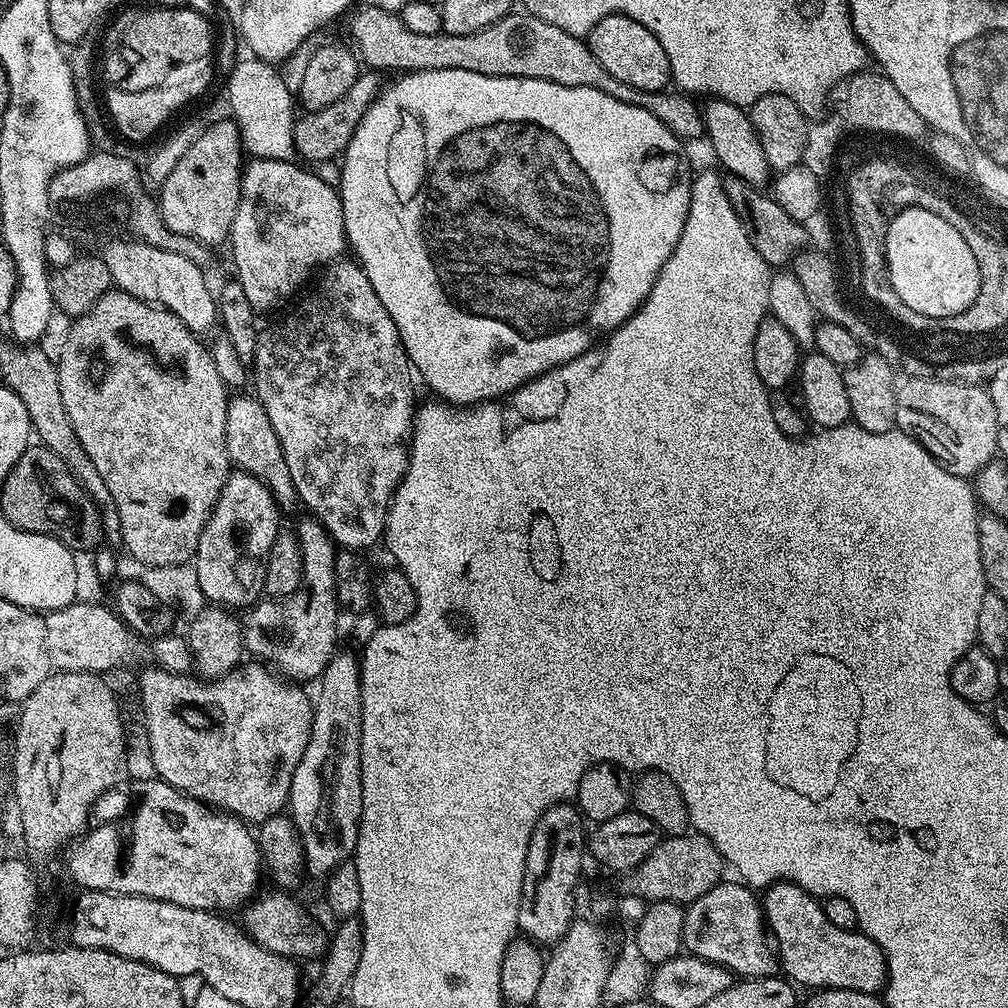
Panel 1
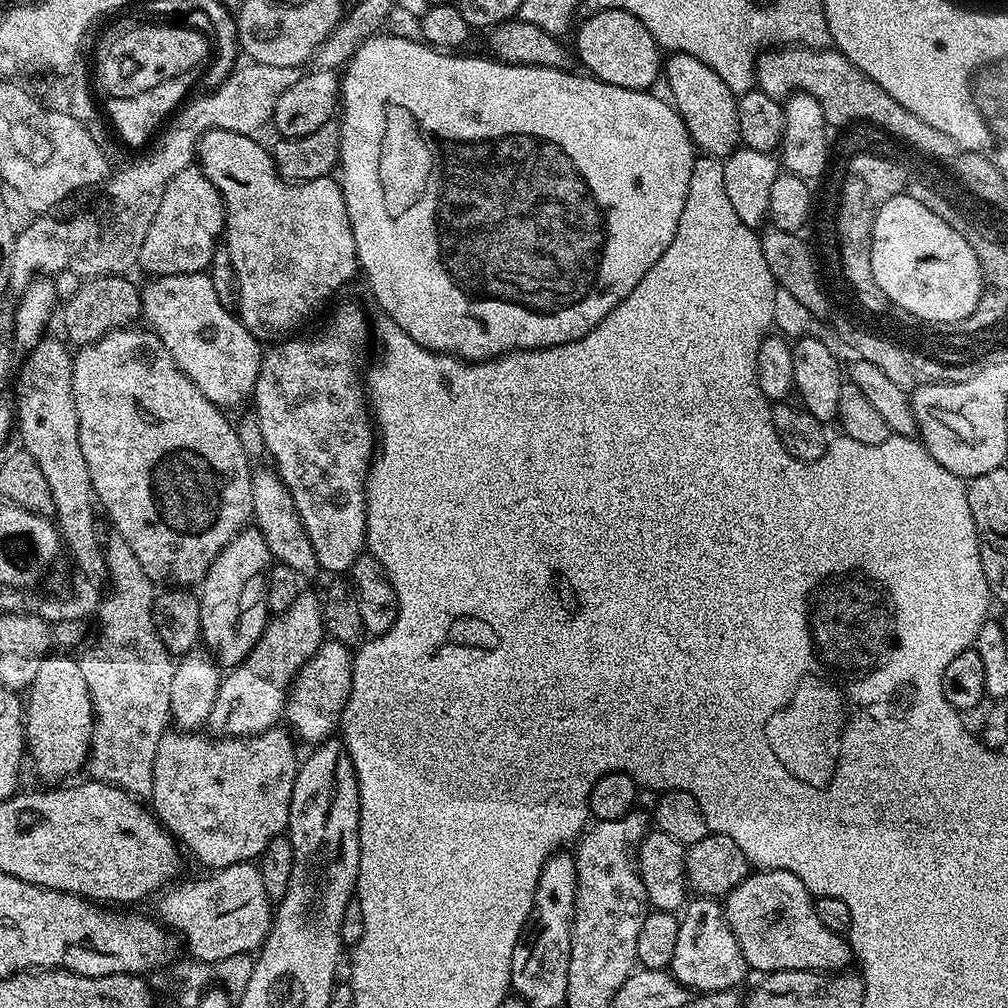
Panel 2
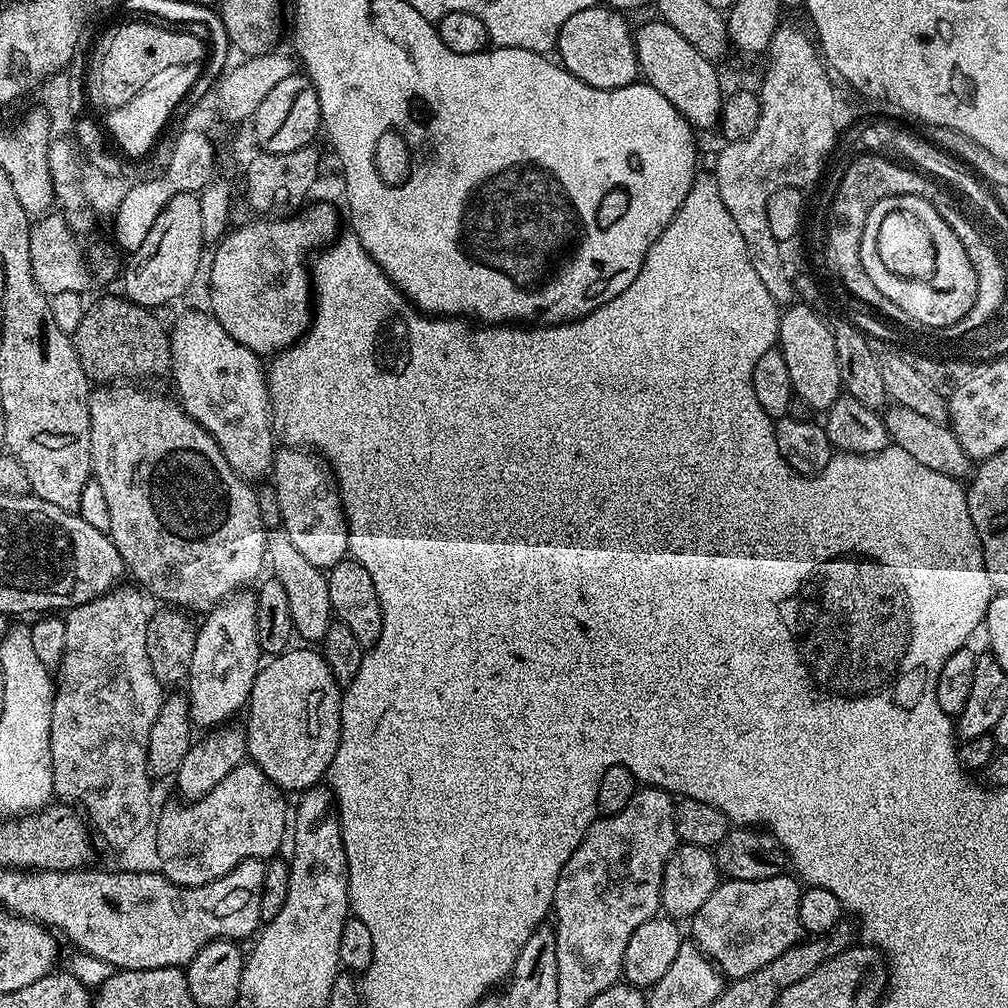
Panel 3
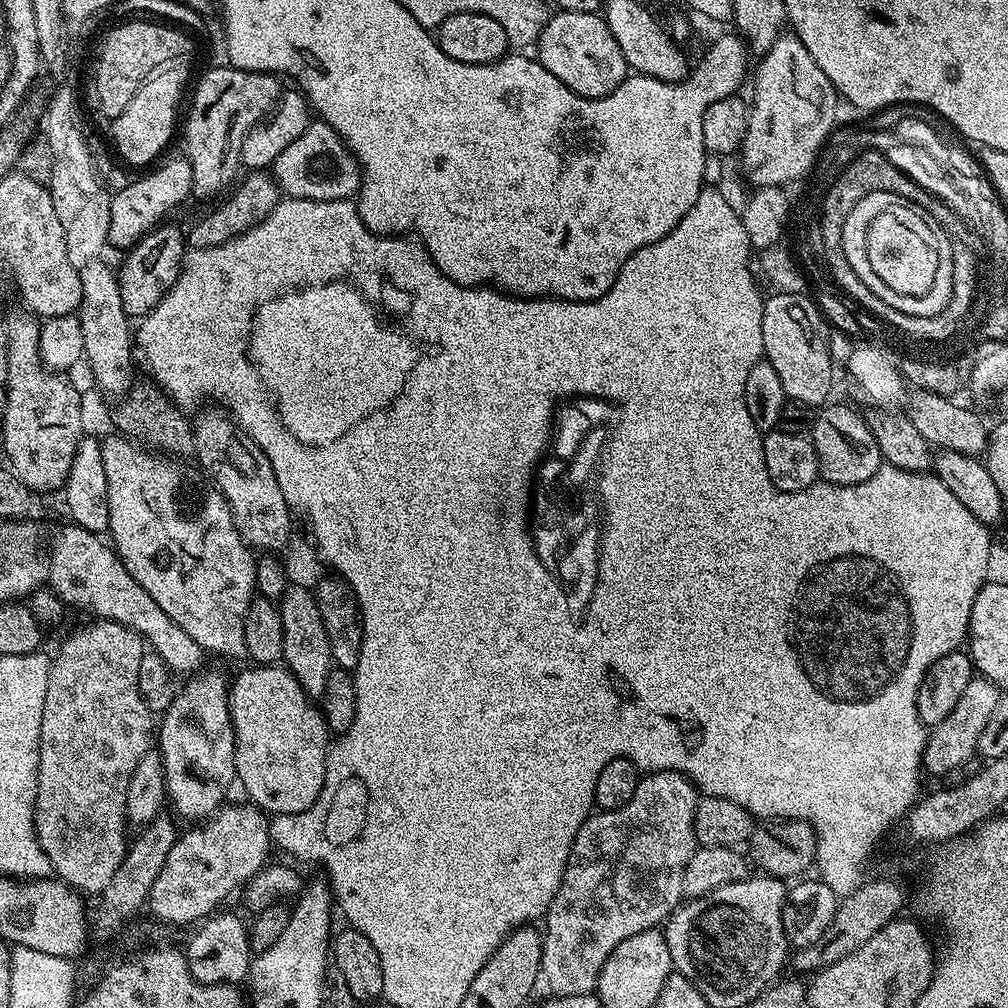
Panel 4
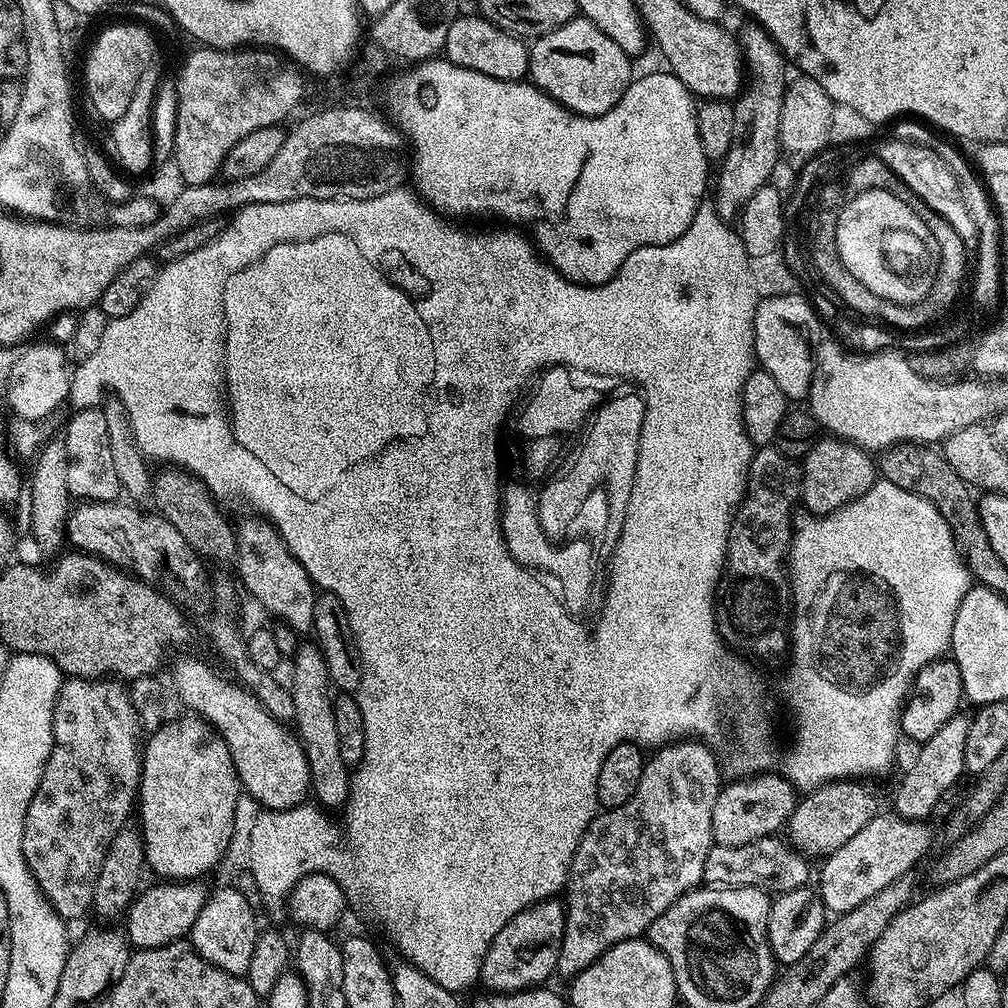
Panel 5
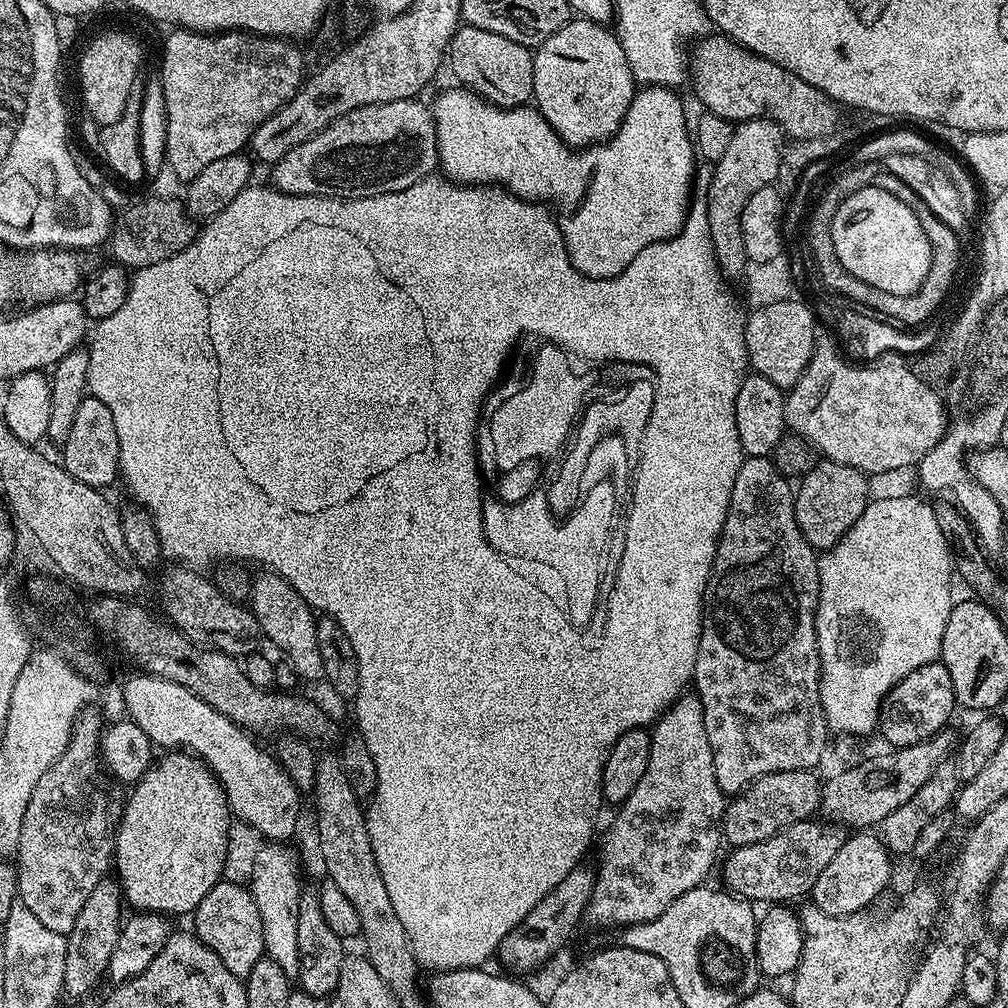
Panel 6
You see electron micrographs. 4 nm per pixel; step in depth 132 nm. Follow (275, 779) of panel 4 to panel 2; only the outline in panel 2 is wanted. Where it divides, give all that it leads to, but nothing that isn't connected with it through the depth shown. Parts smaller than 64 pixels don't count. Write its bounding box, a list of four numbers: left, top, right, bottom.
[284,639,353,744]

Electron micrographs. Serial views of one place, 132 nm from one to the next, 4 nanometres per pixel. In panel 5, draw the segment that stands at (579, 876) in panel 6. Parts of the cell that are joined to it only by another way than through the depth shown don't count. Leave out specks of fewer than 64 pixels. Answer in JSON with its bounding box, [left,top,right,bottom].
[479,899,564,994]

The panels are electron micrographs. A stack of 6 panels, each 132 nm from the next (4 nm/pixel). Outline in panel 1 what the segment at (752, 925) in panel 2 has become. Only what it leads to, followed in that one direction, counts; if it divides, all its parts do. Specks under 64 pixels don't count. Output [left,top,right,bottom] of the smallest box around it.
[762,882,888,993]

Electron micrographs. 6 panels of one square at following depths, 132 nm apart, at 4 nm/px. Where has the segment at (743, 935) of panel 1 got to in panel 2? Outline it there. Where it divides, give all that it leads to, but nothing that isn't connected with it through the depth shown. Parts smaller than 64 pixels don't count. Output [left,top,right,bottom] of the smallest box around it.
[670,898,750,994]

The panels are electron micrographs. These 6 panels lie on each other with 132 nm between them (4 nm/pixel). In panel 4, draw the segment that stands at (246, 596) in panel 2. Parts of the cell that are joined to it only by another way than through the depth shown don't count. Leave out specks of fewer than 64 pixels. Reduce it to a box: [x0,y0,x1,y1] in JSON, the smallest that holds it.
[158,671,237,822]

